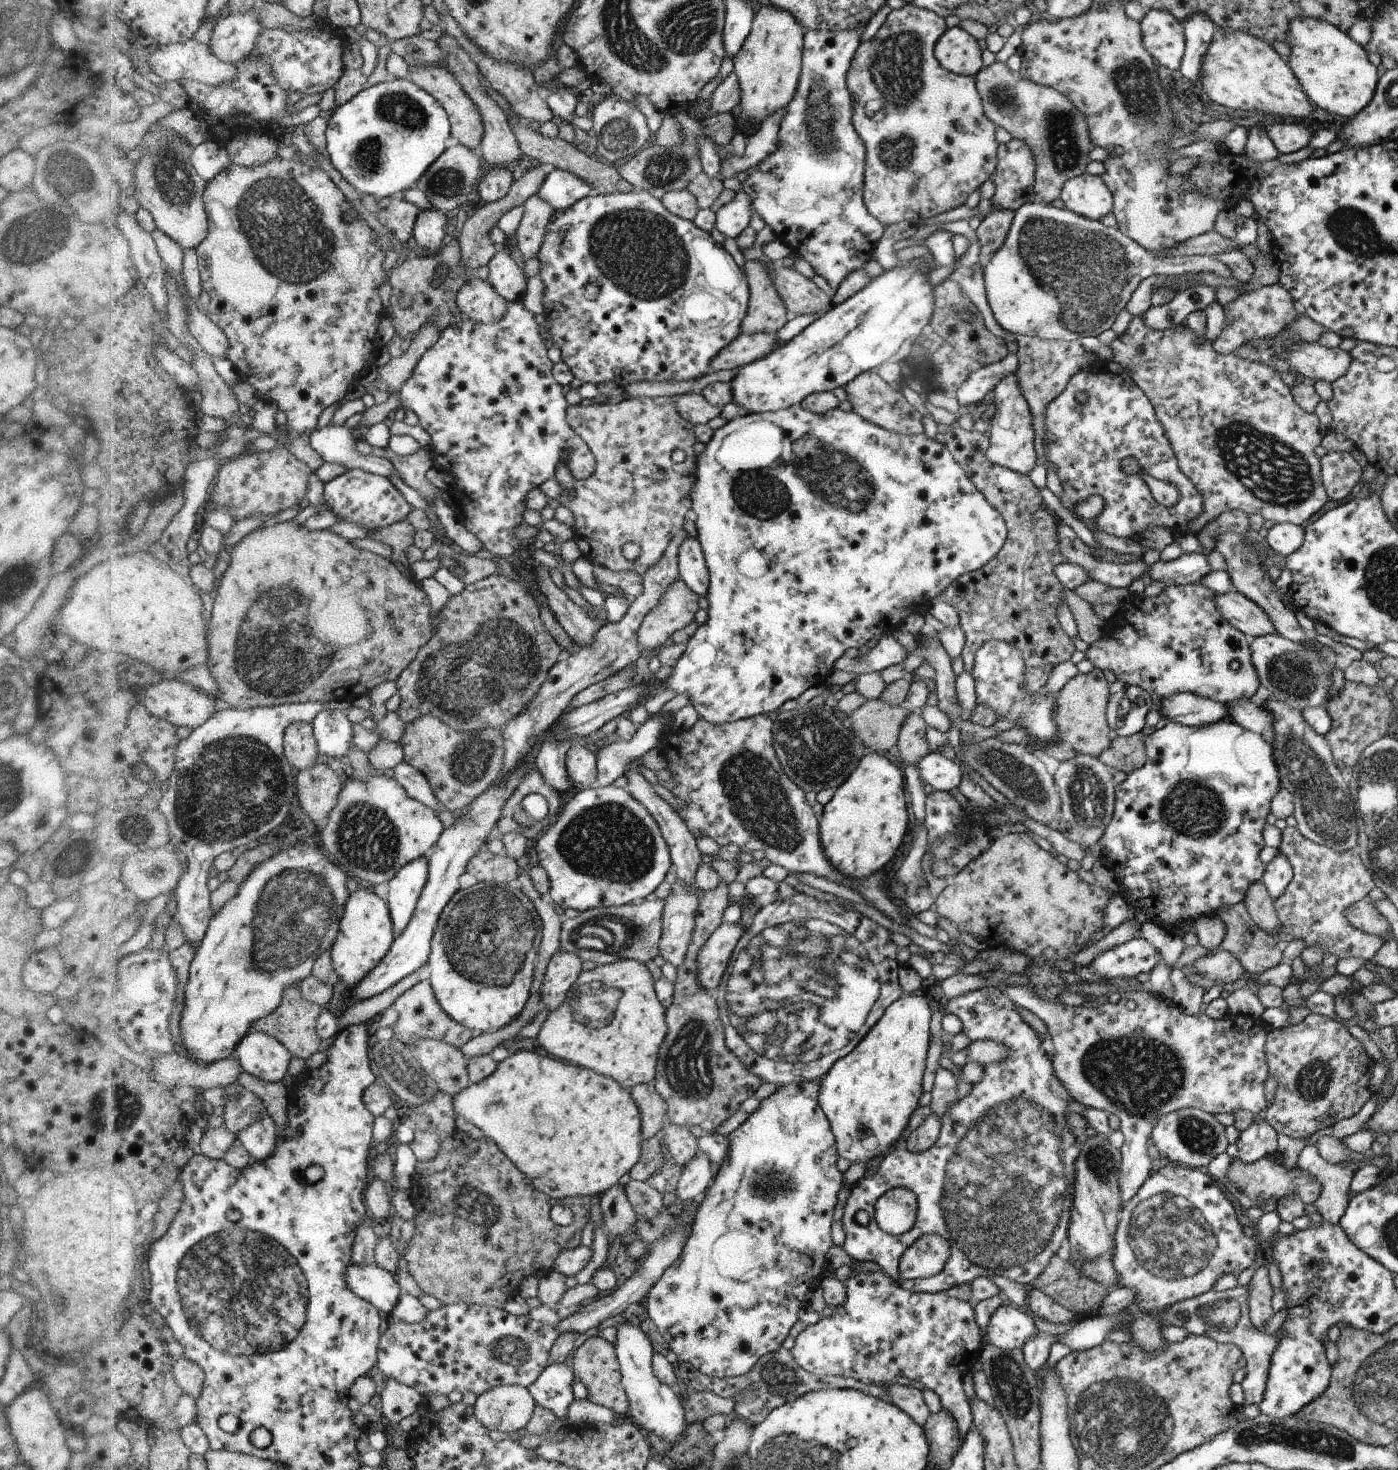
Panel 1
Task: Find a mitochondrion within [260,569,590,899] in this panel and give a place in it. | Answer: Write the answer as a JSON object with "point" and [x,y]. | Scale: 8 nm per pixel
{"point":[486,672]}

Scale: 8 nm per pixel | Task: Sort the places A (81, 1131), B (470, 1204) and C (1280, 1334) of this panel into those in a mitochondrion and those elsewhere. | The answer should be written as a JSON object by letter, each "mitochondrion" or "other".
{"A":"other","B":"mitochondrion","C":"other"}

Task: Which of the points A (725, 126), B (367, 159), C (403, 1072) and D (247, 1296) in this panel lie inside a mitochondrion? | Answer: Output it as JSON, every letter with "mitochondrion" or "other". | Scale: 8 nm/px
{"A":"other","B":"mitochondrion","C":"mitochondrion","D":"mitochondrion"}

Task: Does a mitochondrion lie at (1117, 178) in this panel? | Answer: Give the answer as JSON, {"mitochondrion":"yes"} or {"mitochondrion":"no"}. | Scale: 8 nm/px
{"mitochondrion":"no"}

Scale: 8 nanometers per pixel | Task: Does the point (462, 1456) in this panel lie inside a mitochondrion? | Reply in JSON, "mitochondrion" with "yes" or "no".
{"mitochondrion":"no"}

